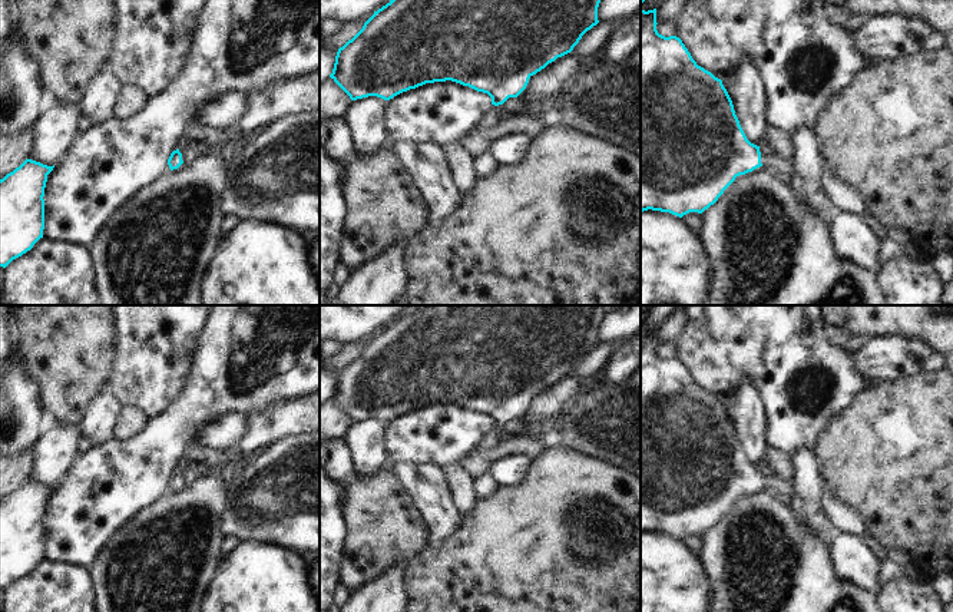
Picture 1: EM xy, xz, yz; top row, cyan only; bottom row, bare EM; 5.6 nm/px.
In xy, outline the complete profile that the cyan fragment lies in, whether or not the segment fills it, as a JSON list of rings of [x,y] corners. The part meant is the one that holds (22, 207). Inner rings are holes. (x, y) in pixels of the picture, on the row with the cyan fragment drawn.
[[[26,159],[0,179],[0,267],[6,268],[43,238],[43,196],[53,168]]]

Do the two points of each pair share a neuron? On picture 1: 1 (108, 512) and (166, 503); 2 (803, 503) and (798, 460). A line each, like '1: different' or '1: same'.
1: different
2: same

